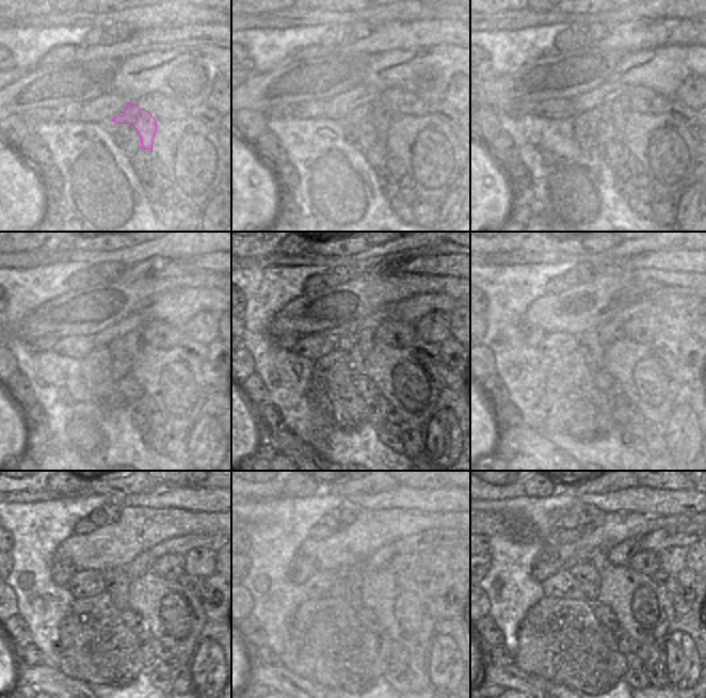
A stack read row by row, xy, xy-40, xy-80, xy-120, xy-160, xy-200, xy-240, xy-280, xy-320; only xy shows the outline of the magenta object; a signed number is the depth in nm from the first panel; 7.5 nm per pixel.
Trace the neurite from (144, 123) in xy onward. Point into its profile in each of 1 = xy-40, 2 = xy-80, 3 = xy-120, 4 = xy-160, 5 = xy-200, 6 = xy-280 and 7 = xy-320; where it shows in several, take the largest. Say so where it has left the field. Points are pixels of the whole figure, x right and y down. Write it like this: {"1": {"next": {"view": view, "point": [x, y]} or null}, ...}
{"1": {"next": {"view": "xy-40", "point": [381, 116]}}, "2": {"next": {"view": "xy-80", "point": [616, 111]}}, "3": {"next": {"view": "xy-120", "point": [126, 350]}}, "4": {"next": {"view": "xy-160", "point": [367, 337]}}, "5": {"next": {"view": "xy-200", "point": [610, 331]}}, "6": {"next": {"view": "xy-280", "point": [382, 557]}}, "7": {"next": {"view": "xy-320", "point": [621, 554]}}}

